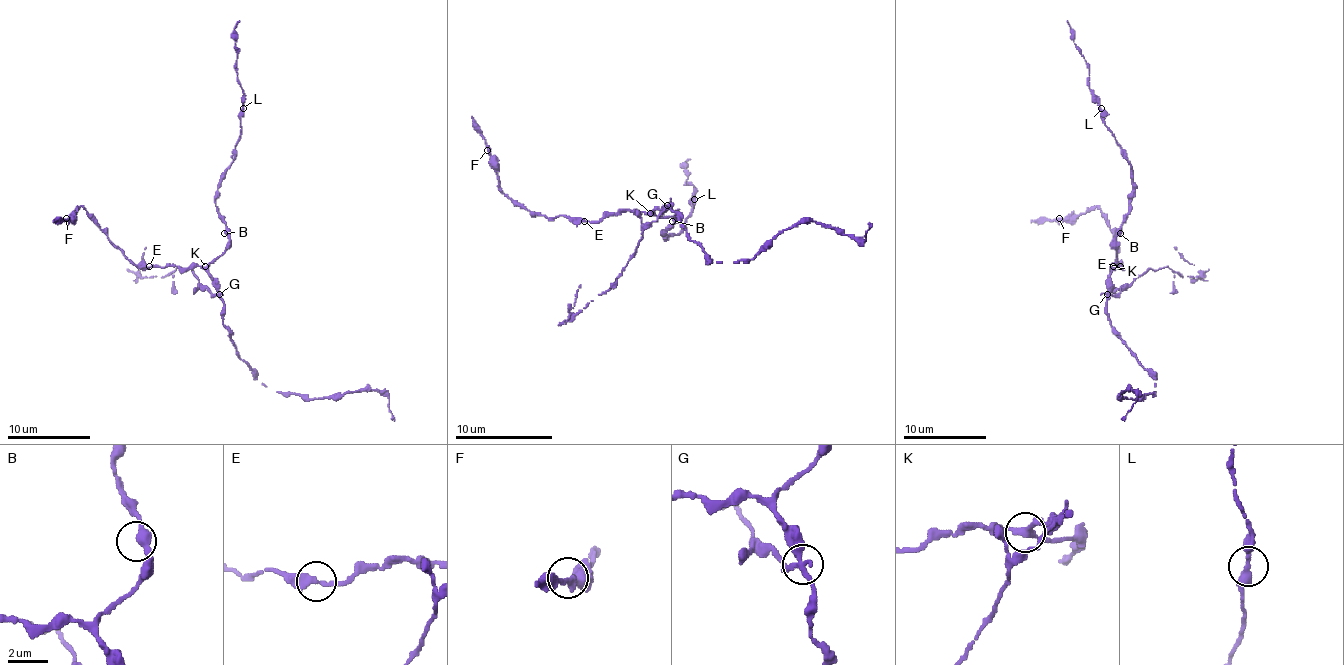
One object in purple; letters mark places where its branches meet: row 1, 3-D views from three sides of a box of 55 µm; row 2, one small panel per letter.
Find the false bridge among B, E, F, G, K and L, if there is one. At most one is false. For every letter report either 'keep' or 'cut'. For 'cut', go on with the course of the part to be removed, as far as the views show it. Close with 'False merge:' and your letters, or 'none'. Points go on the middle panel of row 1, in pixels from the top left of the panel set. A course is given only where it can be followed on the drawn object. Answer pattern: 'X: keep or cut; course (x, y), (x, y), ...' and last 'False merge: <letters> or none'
B: keep
E: keep
F: keep
G: cut; course (667, 206), (643, 230), (621, 274), (575, 313), (572, 308), (579, 284)
K: keep
L: keep
False merge: G

